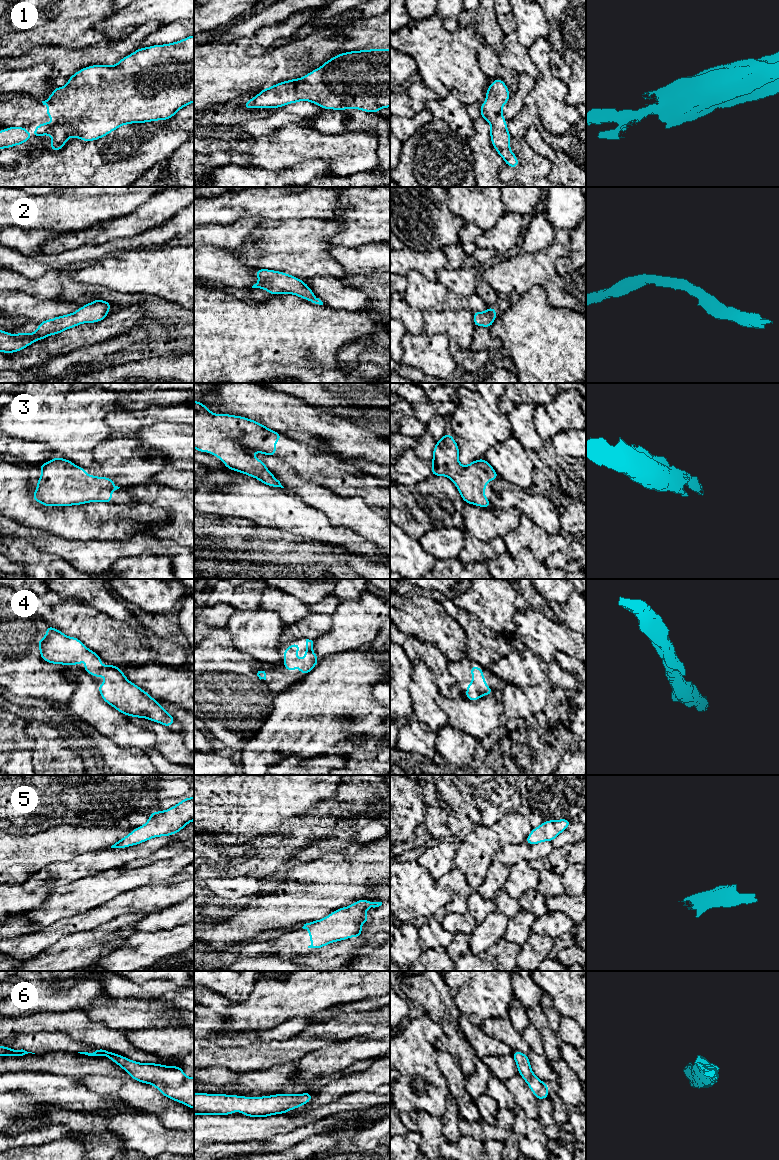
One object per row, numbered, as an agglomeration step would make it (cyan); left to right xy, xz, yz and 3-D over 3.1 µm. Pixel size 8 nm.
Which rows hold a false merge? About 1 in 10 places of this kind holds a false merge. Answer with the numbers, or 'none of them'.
none of them

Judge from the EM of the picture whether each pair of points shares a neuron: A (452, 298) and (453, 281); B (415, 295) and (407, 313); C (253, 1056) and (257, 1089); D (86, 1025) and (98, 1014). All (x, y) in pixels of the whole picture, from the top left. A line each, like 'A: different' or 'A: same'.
A: different
B: different
C: different
D: different

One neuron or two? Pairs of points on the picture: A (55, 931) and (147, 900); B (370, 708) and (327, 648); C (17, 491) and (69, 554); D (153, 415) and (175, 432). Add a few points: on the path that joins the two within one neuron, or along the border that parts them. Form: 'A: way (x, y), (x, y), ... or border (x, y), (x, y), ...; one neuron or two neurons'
A: way (78, 923), (89, 921), (124, 904); one neuron
B: border (354, 648), (337, 651), (319, 660); two neurons
C: border (45, 532), (75, 540); two neurons
D: border (183, 423), (158, 422), (140, 428); two neurons

